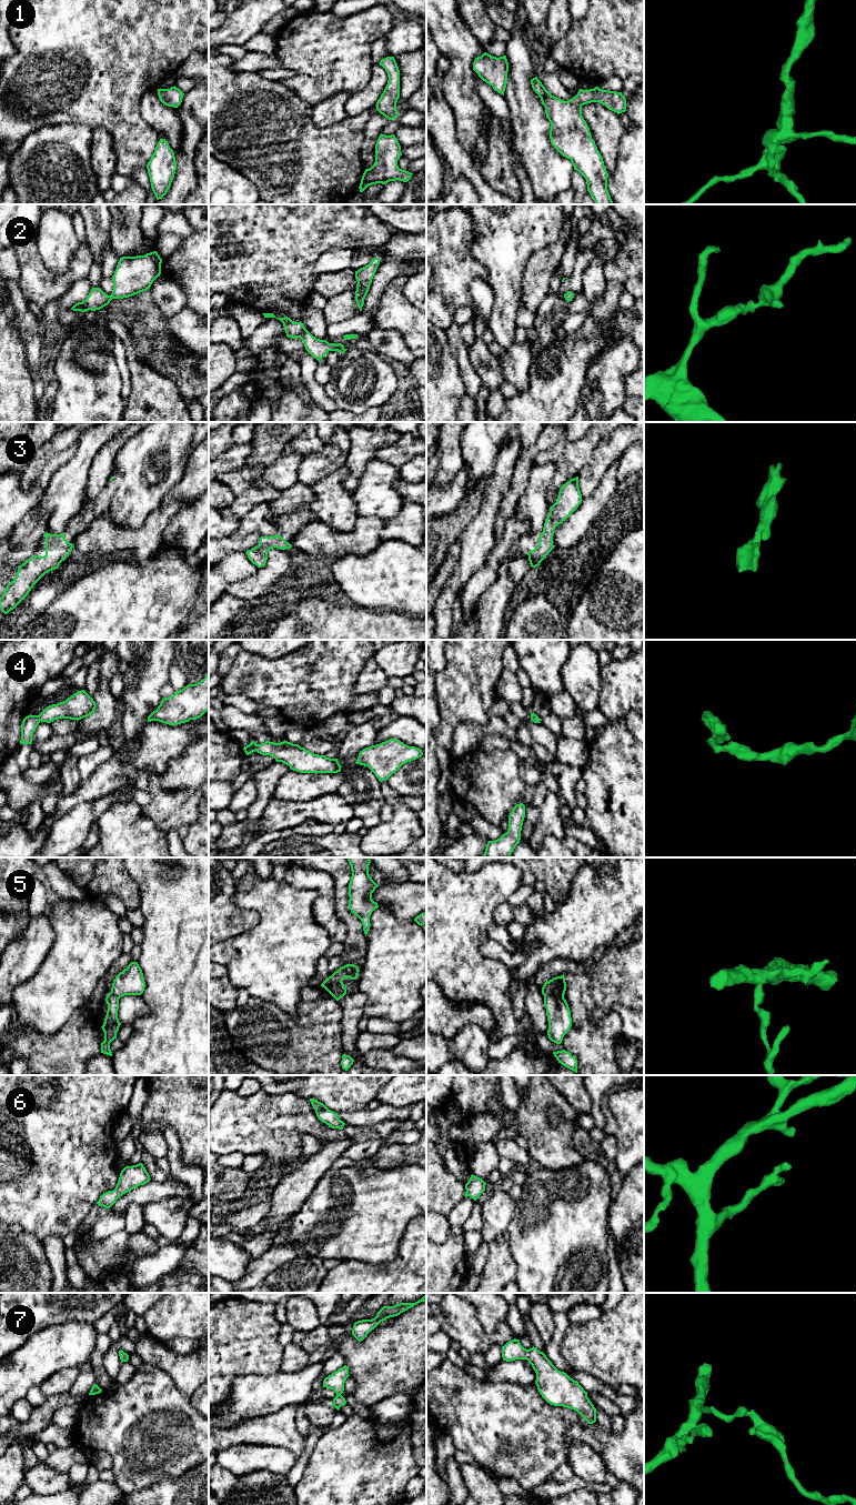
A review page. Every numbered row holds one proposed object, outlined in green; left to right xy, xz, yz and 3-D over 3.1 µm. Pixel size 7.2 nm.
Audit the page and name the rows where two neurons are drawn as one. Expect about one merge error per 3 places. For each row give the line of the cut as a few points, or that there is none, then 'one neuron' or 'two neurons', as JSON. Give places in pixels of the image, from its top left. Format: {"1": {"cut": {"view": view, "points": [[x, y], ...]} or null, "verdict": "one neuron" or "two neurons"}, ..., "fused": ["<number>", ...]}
{"1": {"cut": null, "verdict": "one neuron"}, "2": {"cut": null, "verdict": "one neuron"}, "3": {"cut": null, "verdict": "one neuron"}, "4": {"cut": null, "verdict": "one neuron"}, "5": {"cut": {"view": "yz", "points": [[544, 995], [561, 995], [563, 997]]}, "verdict": "two neurons"}, "6": {"cut": null, "verdict": "one neuron"}, "7": {"cut": null, "verdict": "one neuron"}, "fused": ["5"]}

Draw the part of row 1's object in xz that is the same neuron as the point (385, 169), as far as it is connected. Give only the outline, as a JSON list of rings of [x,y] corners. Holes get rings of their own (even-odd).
[[[381,133],[375,144],[375,162],[370,169],[365,169],[360,192],[376,183],[385,184],[395,180],[407,182],[413,173],[399,168],[397,160],[401,155],[401,146],[395,136]]]

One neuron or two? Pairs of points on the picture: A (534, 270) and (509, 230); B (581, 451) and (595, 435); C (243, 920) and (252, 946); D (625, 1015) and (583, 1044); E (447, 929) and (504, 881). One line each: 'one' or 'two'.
A: two
B: one
C: two
D: two
E: one

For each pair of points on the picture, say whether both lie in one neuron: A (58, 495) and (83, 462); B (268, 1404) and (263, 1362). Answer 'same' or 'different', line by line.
A: same
B: different

